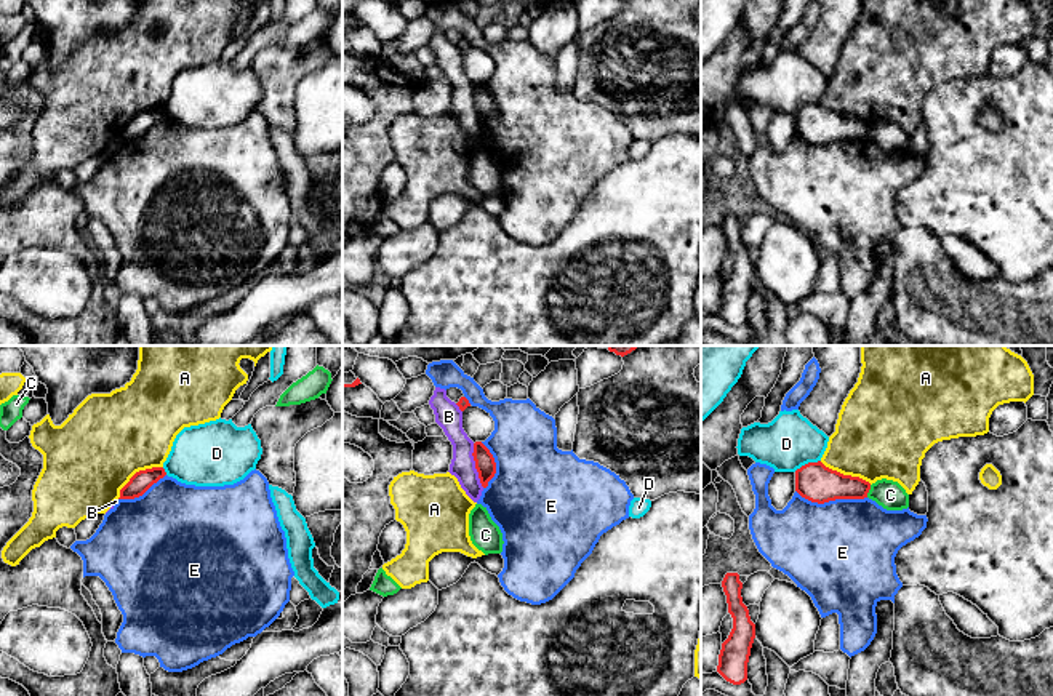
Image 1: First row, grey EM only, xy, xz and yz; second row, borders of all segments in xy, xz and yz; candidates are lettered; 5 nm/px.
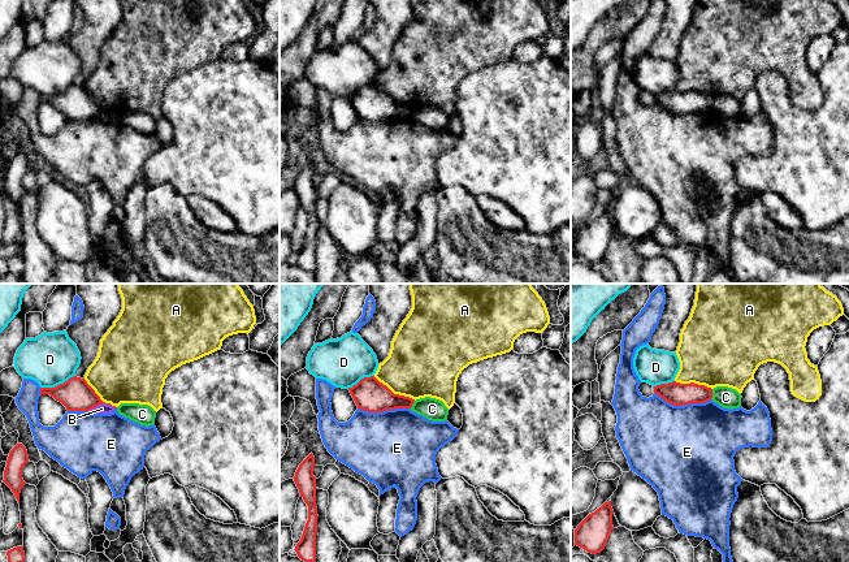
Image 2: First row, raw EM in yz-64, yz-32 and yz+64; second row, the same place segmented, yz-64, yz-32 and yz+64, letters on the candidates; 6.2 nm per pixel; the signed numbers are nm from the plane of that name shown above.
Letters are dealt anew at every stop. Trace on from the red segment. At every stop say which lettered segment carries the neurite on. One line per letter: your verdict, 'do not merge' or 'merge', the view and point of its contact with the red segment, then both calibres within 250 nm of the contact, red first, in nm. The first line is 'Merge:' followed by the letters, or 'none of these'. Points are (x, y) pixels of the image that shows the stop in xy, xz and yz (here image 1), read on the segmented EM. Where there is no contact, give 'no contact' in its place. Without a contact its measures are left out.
Merge: none of these
A: do not merge; contact xy (136, 472); calibres 100 and 440 nm
B: do not merge; contact xz (476, 466); calibres 100 and 130 nm
C: do not merge; contact yz (868, 492); calibres 190 and 150 nm
D: do not merge; contact yz (808, 463); calibres 190 and 280 nm
E: do not merge; contact yz (831, 500); calibres 190 and 480 nm

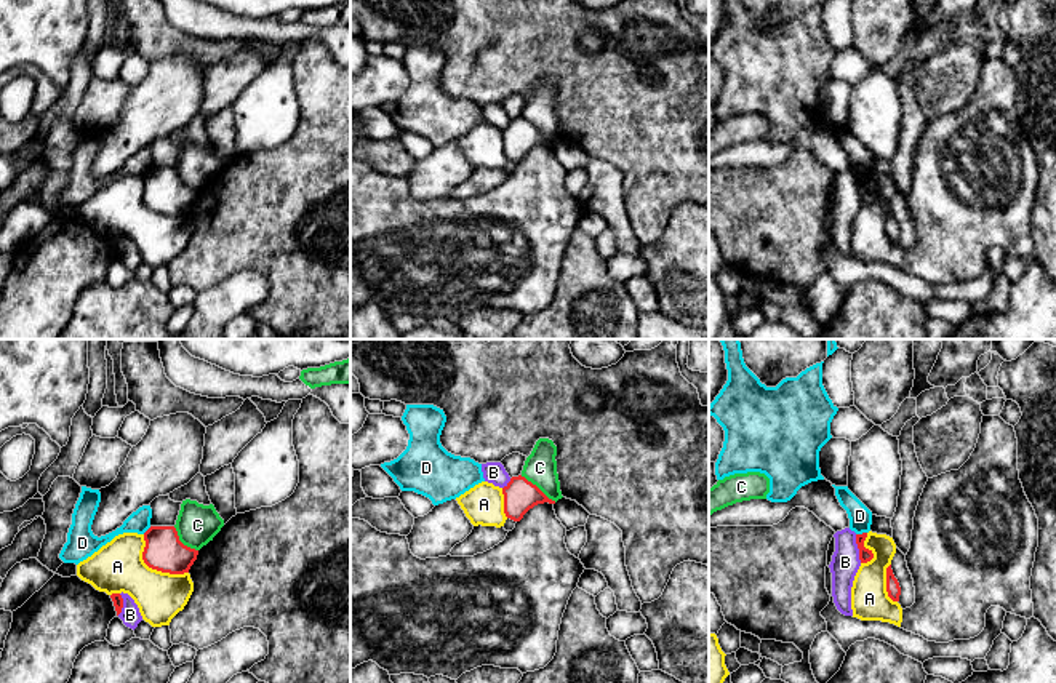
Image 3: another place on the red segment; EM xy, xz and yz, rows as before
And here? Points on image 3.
Merge: none of these
A: do not merge; contact xy (152, 568); calibres 200 and 260 nm
B: do not merge; contact yz (858, 547); calibres 70 and 140 nm
C: do not merge; contact xz (536, 487); calibres 160 and 160 nm
D: do not merge; contact yz (863, 533); calibres 70 and 110 nm

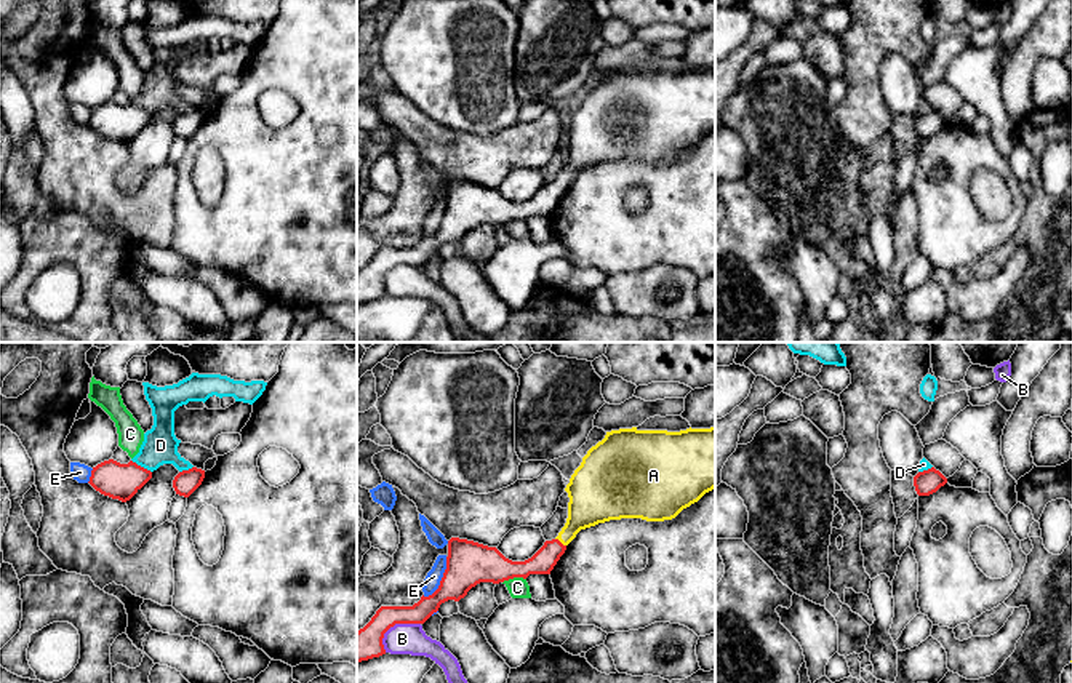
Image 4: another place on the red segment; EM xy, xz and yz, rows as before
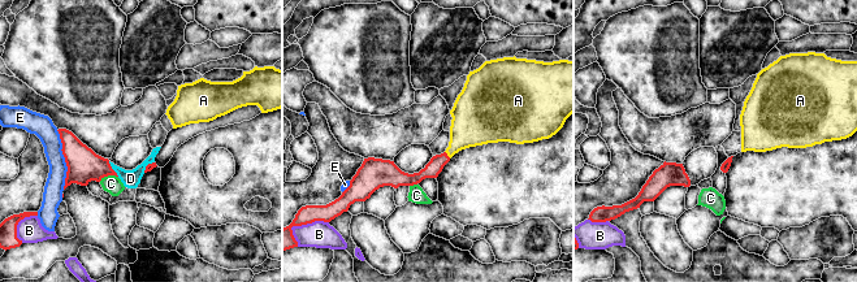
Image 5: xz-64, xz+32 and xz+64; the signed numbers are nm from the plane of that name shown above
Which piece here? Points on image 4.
Merge: A
A: merge; contact xz (559, 541); calibres 120 and 220 nm
B: do not merge; contact xz (392, 626); calibres 160 and 160 nm
C: do not merge; contact xz (514, 576); calibres 220 and 100 nm
D: do not merge; contact xy (140, 466); calibres 180 and 180 nm
E: do not merge; contact xz (442, 579); calibres 220 and 80 nm

